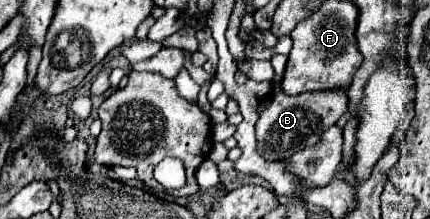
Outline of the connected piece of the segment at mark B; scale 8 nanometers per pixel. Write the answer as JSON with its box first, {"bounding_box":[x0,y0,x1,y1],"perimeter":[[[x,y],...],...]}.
{"bounding_box":[256,90,348,162],"perimeter":[[[282,90],[272,94],[270,104],[260,112],[256,122],[256,150],[262,158],[270,162],[288,160],[296,150],[304,150],[314,146],[324,130],[338,122],[338,118],[346,112],[348,96],[344,90],[328,90],[320,94],[300,94],[288,96]]]}

